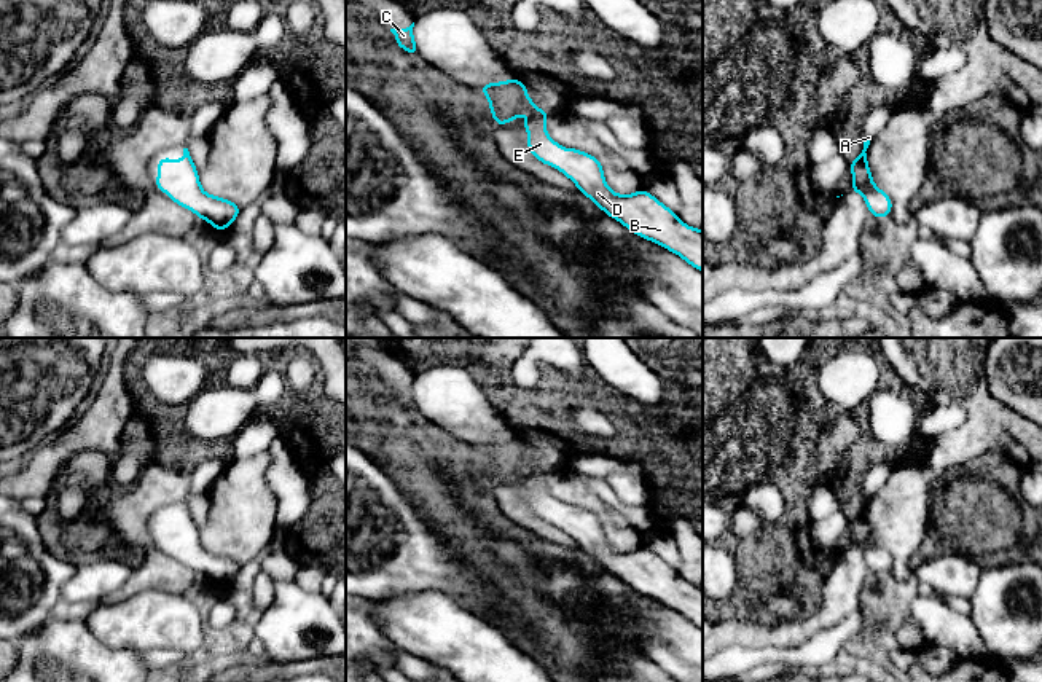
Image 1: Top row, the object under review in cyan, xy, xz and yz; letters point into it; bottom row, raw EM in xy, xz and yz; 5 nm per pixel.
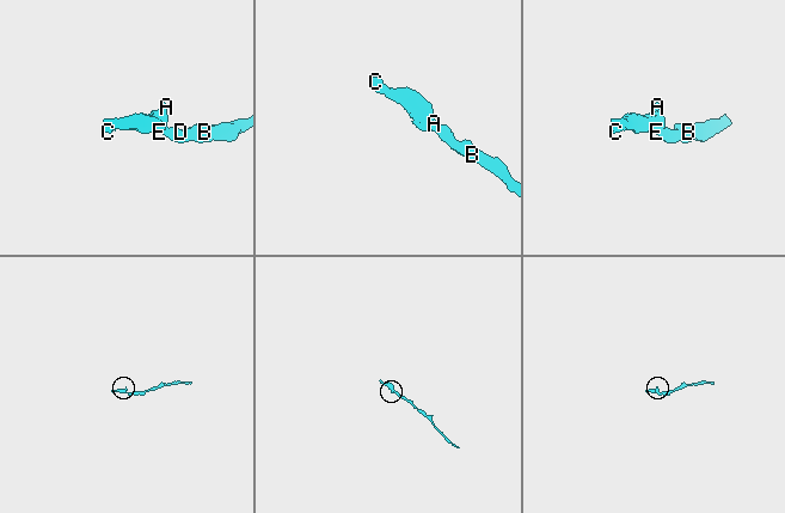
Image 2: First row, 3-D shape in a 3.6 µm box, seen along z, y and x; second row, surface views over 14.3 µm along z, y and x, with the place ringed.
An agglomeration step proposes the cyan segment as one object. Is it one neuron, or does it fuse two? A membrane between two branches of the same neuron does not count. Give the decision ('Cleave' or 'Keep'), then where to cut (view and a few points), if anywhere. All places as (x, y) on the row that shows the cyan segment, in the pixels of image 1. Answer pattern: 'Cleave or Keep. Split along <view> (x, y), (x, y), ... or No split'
Keep. No split

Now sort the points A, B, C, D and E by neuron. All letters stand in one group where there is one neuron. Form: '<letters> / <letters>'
A B C D E

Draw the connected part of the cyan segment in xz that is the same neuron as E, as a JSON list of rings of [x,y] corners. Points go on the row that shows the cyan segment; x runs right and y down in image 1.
[[[507,80],[480,86],[489,99],[492,120],[503,126],[523,113],[529,118],[523,129],[532,137],[526,140],[529,151],[543,164],[553,166],[569,177],[578,191],[588,196],[605,215],[618,220],[634,234],[677,253],[703,272],[703,229],[679,220],[677,214],[645,190],[623,196],[613,193],[602,172],[602,163],[575,148],[562,148],[545,129],[548,112],[531,100],[524,81]]]

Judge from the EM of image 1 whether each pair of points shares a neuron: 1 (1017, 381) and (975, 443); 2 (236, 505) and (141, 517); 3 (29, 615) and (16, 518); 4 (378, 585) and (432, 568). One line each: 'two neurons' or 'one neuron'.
1: two neurons
2: one neuron
3: one neuron
4: one neuron

